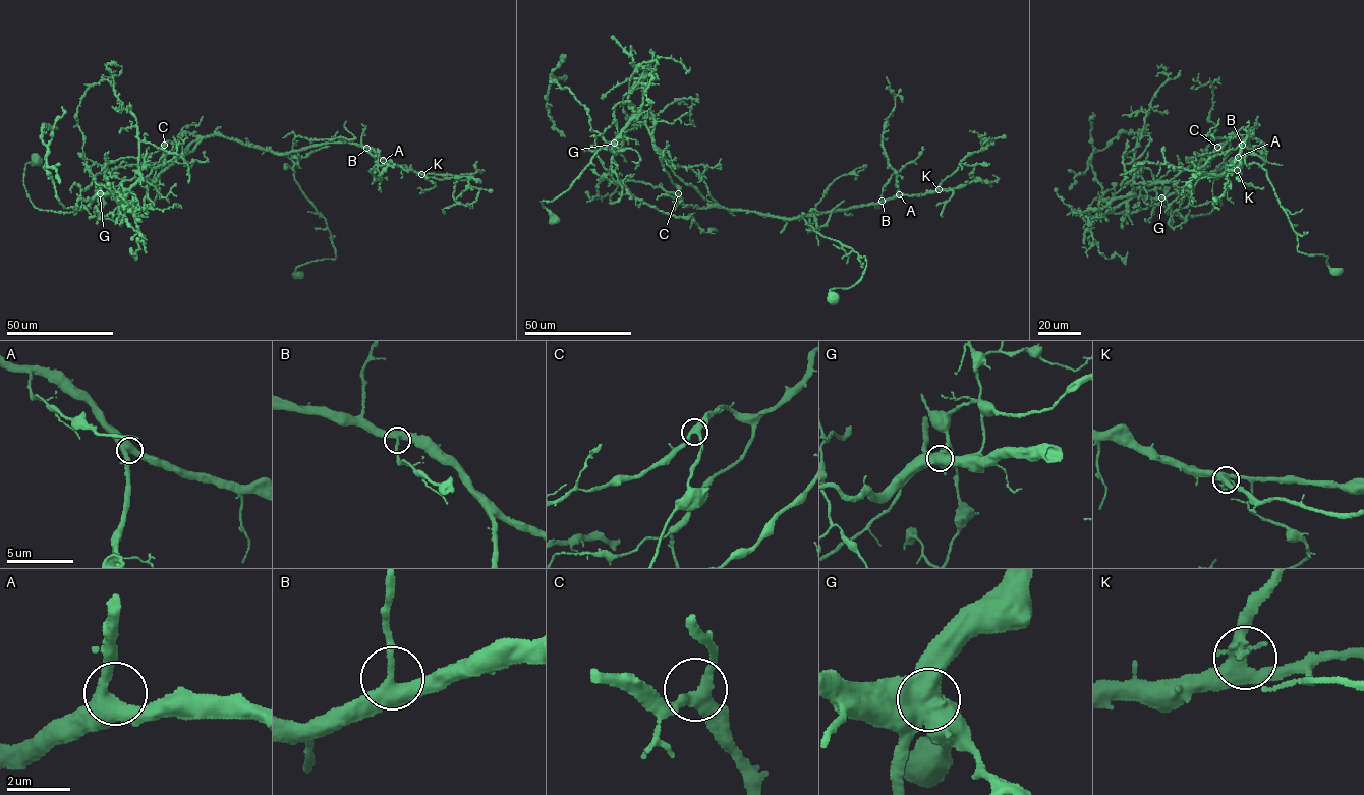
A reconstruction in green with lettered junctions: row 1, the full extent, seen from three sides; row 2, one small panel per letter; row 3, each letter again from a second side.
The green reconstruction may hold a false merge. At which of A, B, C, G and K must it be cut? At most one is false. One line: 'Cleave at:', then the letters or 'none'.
Cleave at: G

